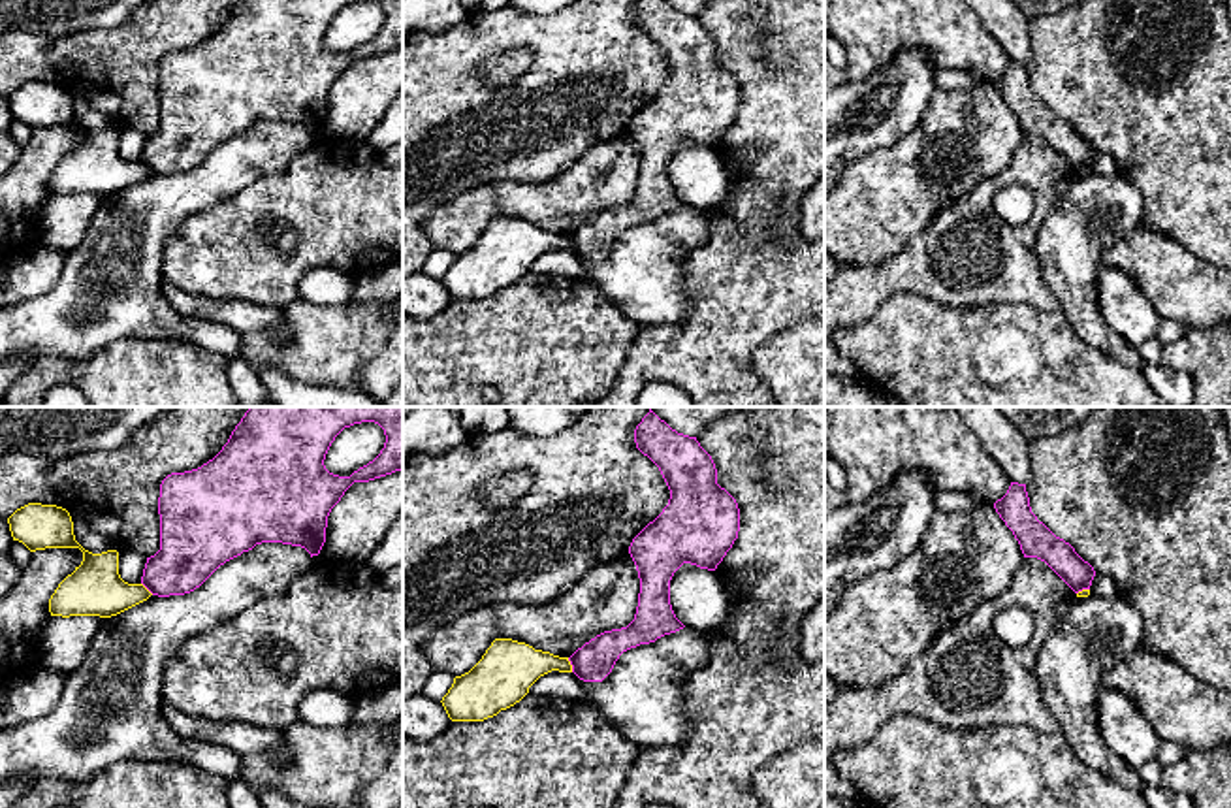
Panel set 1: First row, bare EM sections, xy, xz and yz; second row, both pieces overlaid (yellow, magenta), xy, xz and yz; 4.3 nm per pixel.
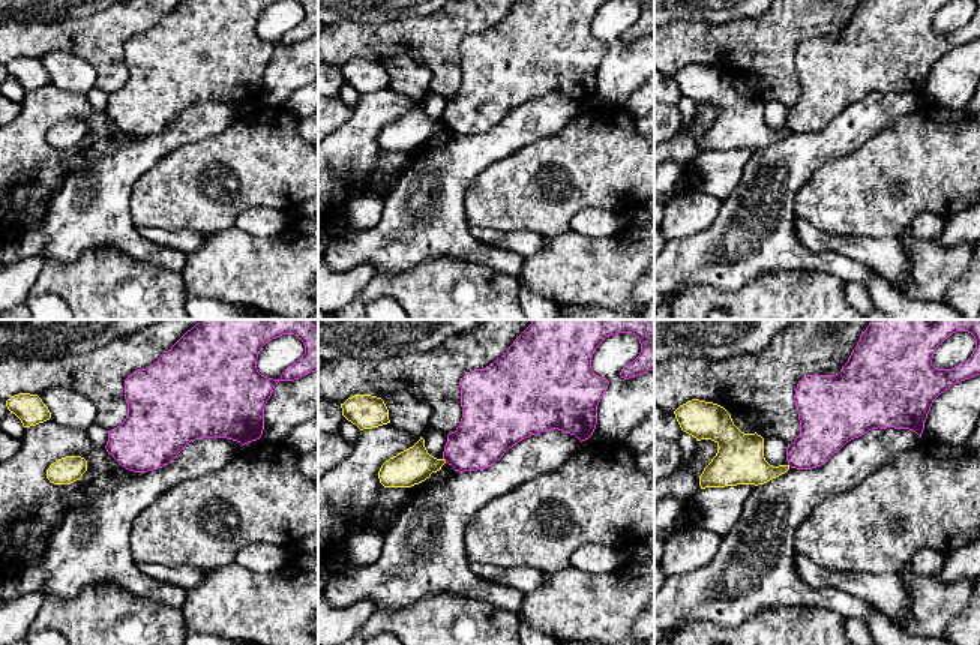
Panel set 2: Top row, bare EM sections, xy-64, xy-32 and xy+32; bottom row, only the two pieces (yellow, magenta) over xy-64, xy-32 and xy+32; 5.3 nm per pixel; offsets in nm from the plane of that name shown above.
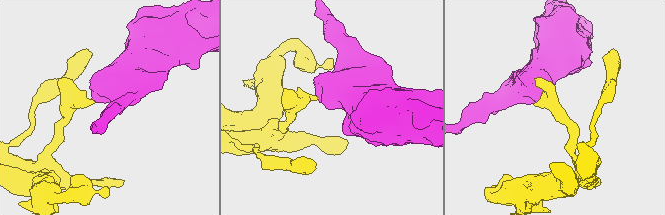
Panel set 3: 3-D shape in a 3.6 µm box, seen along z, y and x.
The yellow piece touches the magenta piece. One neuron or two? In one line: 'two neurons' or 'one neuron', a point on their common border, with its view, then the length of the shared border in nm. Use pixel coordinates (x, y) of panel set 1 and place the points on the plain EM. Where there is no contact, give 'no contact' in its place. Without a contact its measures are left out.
two neurons; meets yellow in xz at (571, 243); contact 70 nm long

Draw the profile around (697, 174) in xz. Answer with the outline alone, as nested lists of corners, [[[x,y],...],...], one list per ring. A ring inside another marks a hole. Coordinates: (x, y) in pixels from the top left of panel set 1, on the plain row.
[[[691,141],[674,151],[670,183],[685,205],[700,211],[717,207],[730,196],[730,181],[719,153]]]

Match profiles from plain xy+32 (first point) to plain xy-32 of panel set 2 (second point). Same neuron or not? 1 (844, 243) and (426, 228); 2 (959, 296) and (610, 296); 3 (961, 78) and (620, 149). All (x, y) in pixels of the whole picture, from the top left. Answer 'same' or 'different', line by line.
1: same
2: different
3: different

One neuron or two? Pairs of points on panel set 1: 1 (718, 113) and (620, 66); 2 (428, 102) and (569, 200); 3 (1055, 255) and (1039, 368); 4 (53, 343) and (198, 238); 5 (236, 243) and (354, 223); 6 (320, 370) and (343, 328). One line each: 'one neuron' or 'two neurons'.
1: one neuron
2: two neurons
3: two neurons
4: two neurons
5: one neuron
6: one neuron

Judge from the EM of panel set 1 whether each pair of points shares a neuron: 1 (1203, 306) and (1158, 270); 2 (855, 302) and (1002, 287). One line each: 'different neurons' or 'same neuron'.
1: same neuron
2: same neuron

